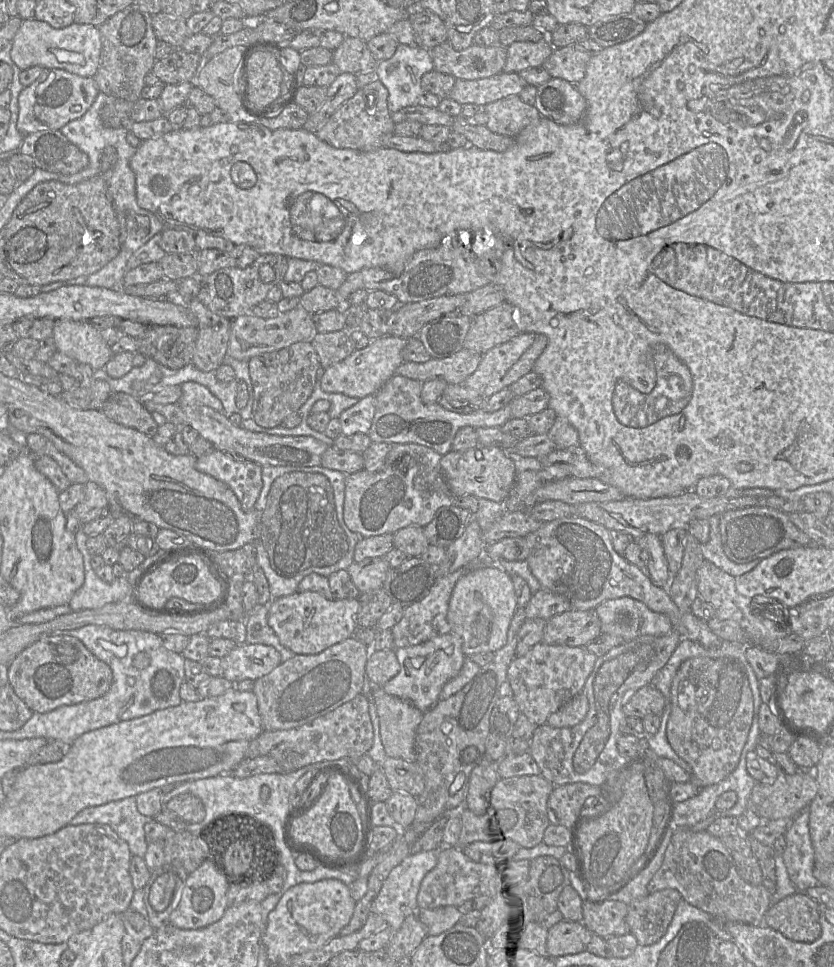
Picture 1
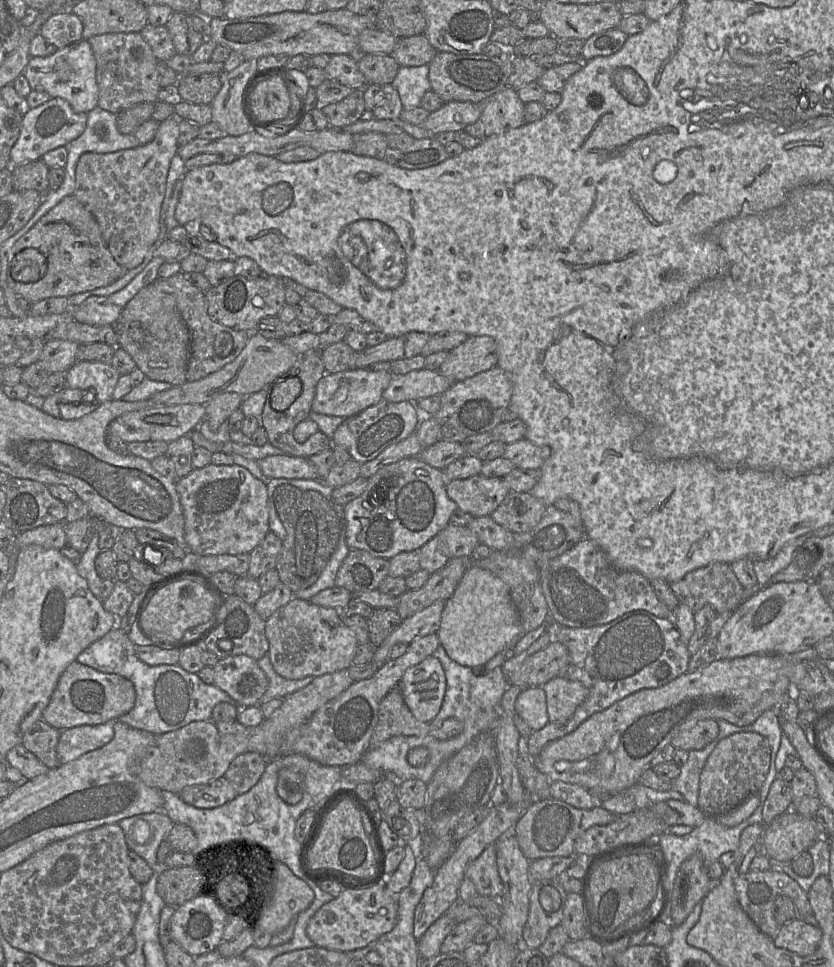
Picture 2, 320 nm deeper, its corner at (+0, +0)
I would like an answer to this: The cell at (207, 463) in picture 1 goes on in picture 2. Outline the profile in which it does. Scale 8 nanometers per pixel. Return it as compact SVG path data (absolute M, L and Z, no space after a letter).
M211 462L177 479L176 490L184 515L184 537L188 552L198 556L250 553L270 531L267 486L242 466L235 463L215 465Z

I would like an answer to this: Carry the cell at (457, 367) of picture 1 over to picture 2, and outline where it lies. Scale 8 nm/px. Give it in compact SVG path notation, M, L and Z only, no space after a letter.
M426 368L410 371L403 375L394 375L382 398L389 402L418 400L434 395L442 395L453 382L438 370Z

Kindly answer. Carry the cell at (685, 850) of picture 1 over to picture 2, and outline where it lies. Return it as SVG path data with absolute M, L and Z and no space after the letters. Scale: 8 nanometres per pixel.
M771 868L767 871L750 870L745 874L739 874L738 878L735 880L735 890L743 910L757 928L772 940L777 936L780 927L774 915L775 899L777 896L788 896L794 903L799 916L807 916L813 913L808 898L808 892L805 892L795 880L781 869Z

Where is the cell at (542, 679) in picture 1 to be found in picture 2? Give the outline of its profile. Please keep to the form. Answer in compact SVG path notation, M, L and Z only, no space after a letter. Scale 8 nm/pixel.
M557 676L542 686L546 693L550 723L568 720L588 697L589 689L579 681Z

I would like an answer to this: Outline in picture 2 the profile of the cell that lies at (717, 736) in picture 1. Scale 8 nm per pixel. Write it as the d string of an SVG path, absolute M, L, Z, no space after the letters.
M738 732L721 739L701 772L697 807L707 816L717 816L757 793L769 772L771 751L768 739L757 732Z

